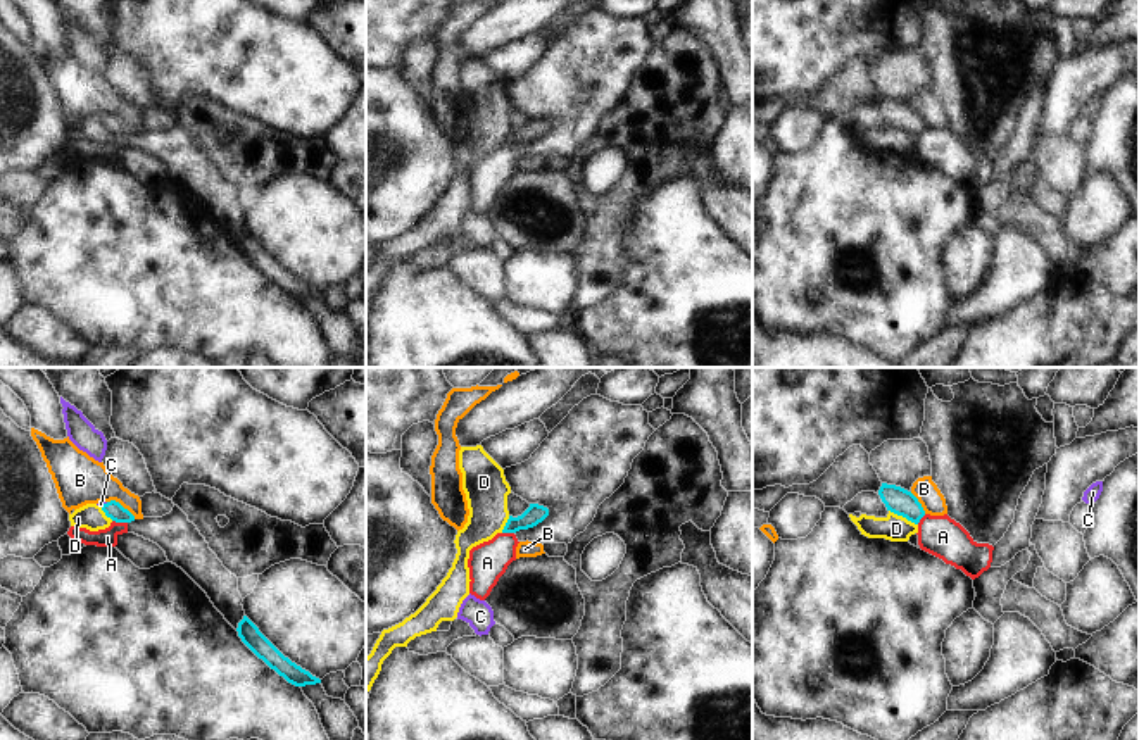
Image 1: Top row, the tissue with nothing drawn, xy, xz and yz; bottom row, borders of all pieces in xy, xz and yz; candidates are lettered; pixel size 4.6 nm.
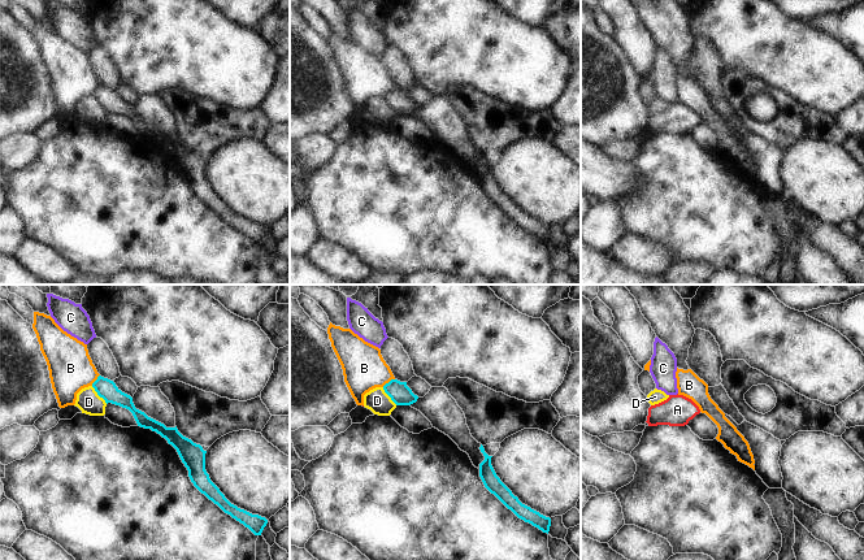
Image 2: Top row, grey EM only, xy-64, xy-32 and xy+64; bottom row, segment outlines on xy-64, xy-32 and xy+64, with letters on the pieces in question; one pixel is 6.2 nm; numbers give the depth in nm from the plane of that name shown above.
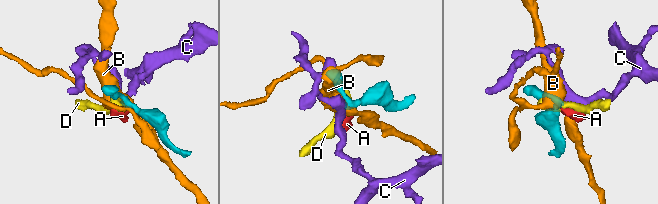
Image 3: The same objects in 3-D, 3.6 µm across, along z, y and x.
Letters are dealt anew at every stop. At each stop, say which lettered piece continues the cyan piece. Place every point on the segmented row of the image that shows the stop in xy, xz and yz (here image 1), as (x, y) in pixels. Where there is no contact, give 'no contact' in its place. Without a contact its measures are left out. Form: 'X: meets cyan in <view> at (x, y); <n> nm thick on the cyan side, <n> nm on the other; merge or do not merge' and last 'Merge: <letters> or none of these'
A: meets cyan in xy at (119, 521); 90 nm thick on the cyan side, 90 nm on the other; do not merge
B: meets cyan in xy at (119, 504); 90 nm thick on the cyan side, 240 nm on the other; do not merge
C: meets cyan in xy at (104, 504); 90 nm thick on the cyan side, 20 nm on the other; merge
D: meets cyan in yz at (903, 516); 120 nm thick on the cyan side, 130 nm on the other; do not merge
Merge: C

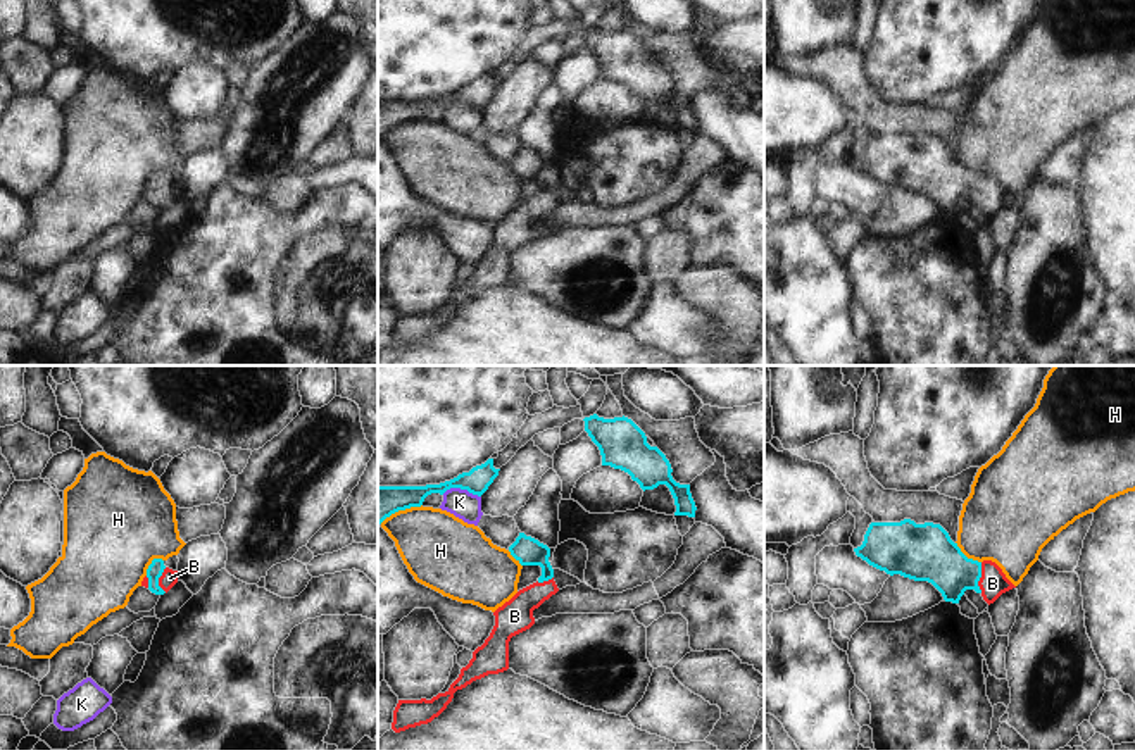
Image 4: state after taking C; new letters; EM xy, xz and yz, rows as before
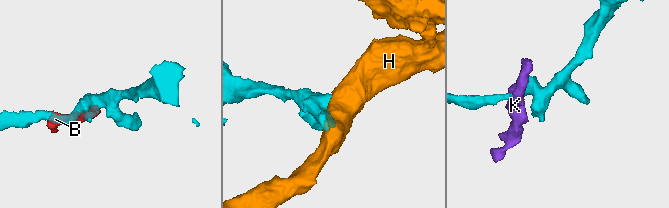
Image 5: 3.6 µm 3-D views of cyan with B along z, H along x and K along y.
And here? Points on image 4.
B: meets cyan in yz at (980, 576); 240 nm thick on the cyan side, 130 nm on the other; merge
H: meets cyan in yz at (965, 556); 280 nm thick on the cyan side, 400 nm on the other; do not merge
K: meets cyan in xz at (461, 488); 120 nm thick on the cyan side, 130 nm on the other; do not merge
Merge: B

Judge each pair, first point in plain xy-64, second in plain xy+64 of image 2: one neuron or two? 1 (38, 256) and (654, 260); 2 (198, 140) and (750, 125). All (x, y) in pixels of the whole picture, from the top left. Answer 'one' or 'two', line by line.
1: one
2: one

